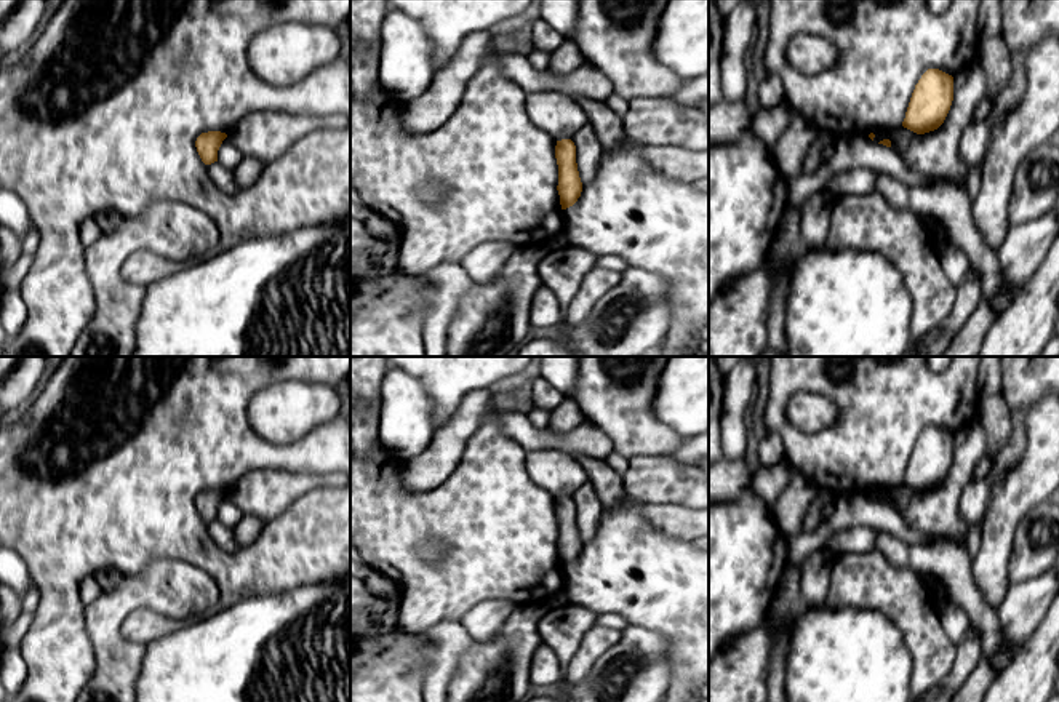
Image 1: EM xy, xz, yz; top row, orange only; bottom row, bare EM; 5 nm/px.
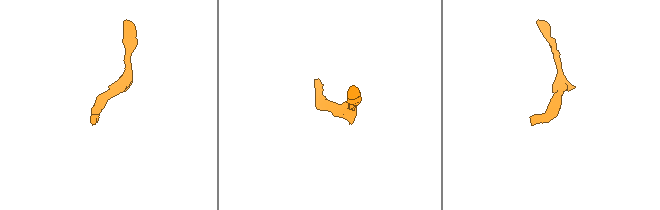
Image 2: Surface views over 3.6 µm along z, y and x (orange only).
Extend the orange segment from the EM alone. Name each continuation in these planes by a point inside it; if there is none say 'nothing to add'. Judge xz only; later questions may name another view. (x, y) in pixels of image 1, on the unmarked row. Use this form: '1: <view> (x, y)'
1: xz (557, 472)

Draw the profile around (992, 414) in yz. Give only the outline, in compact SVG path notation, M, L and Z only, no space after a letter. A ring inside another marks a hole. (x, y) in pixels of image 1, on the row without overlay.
M1000 393L979 397L976 421L987 435L987 456L997 459L1009 443L1009 413Z

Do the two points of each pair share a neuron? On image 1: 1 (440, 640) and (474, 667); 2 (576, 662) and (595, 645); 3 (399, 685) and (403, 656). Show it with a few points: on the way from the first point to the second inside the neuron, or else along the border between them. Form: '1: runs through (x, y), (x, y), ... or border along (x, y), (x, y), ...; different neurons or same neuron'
1: border along (474, 640), (474, 645), (461, 658), (447, 685); different neurons
2: runs through (581, 659), (591, 650); same neuron
3: runs through (399, 678), (399, 662); same neuron

